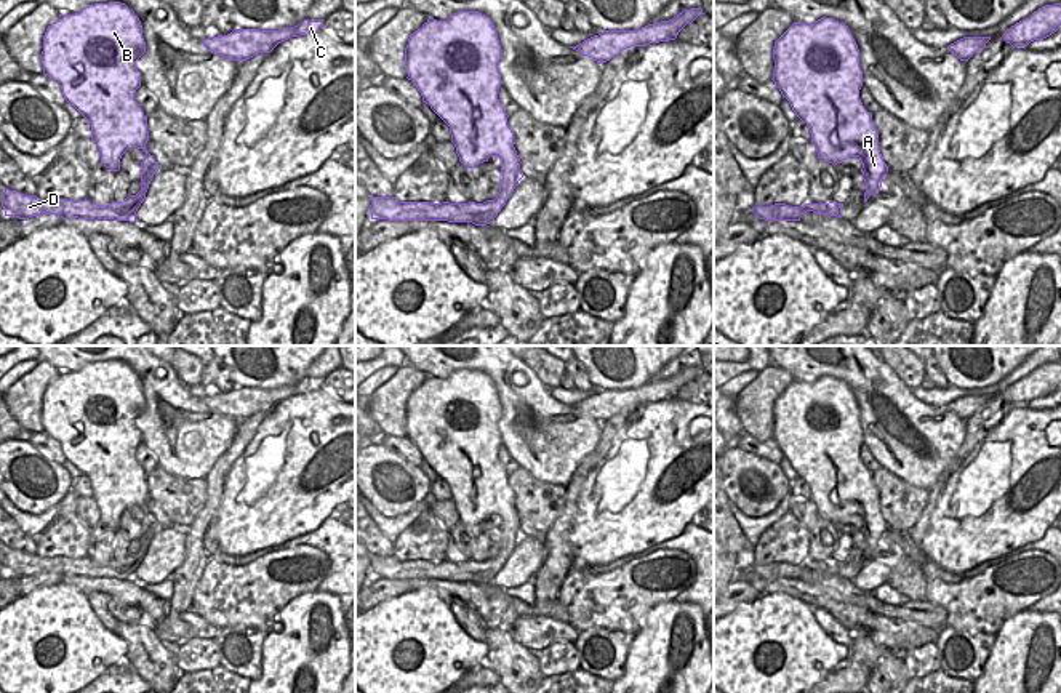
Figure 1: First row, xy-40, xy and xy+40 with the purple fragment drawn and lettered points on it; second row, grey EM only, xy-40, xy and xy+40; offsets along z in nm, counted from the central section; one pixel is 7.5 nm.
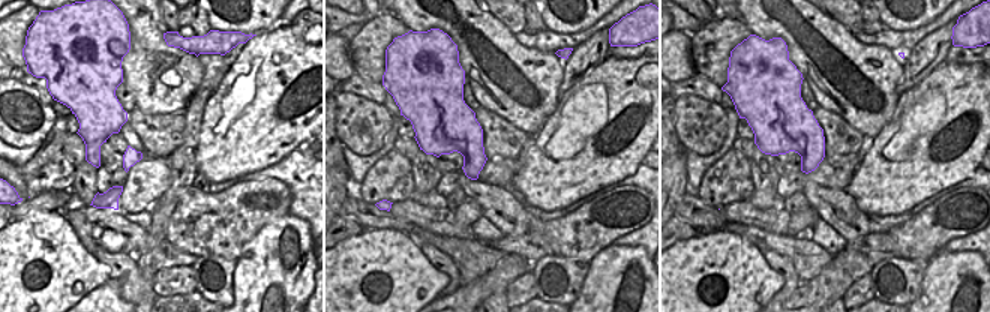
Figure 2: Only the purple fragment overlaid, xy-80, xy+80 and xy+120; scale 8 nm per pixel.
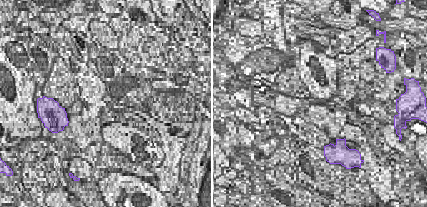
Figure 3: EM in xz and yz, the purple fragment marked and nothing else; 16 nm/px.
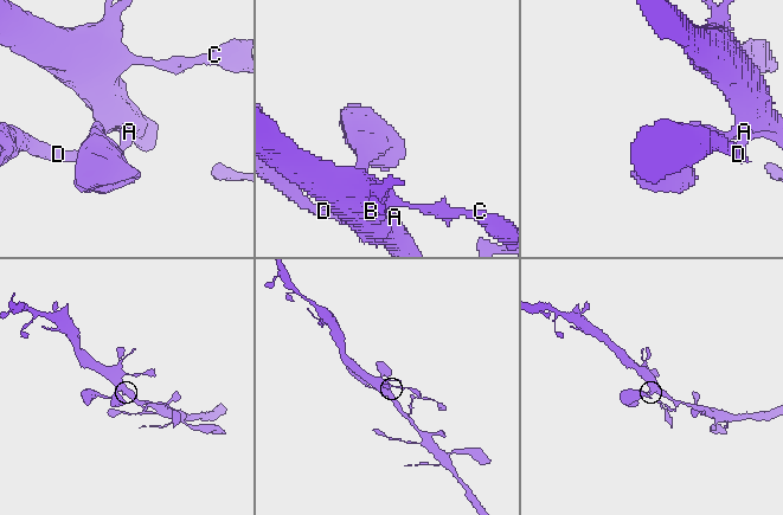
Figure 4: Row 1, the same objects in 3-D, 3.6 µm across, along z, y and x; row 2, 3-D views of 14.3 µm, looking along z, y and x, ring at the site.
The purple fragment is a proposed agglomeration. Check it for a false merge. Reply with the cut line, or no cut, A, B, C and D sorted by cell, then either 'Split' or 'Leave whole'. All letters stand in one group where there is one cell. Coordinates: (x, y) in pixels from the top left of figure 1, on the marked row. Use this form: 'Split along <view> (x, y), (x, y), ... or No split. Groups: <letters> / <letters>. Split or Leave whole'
No split. Groups: A B C D. Leave whole

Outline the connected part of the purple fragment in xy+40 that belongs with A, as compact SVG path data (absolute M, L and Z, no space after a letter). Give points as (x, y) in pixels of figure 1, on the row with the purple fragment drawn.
M821 18L811 24L794 22L773 48L773 82L795 112L808 126L811 142L823 162L834 166L850 157L863 163L861 173L866 182L864 203L882 187L888 166L879 150L879 133L859 99L863 70L859 67L859 50L848 26Z

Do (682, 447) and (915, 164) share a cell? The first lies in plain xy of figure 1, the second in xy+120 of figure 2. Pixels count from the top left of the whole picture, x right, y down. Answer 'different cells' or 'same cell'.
same cell

